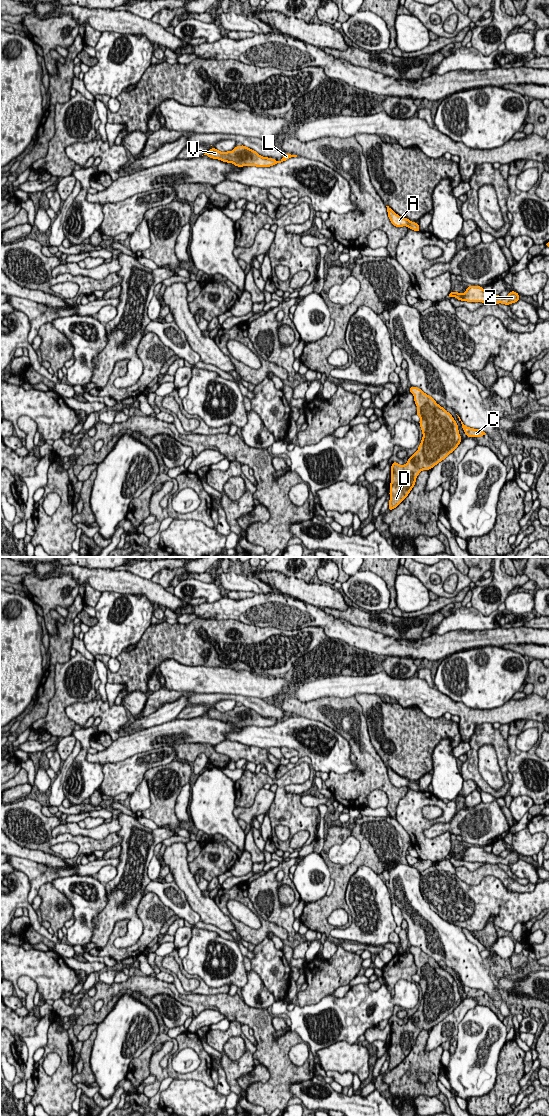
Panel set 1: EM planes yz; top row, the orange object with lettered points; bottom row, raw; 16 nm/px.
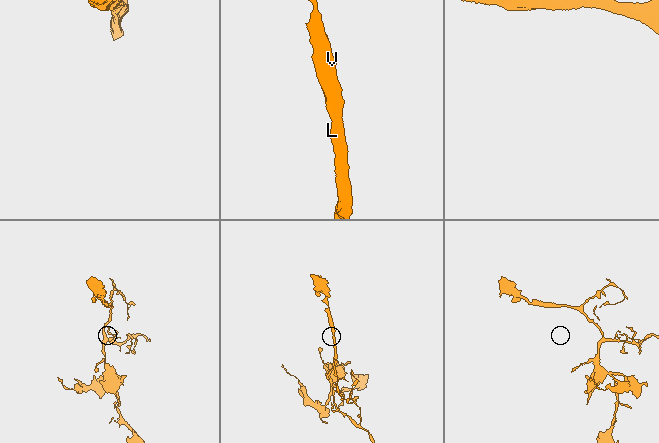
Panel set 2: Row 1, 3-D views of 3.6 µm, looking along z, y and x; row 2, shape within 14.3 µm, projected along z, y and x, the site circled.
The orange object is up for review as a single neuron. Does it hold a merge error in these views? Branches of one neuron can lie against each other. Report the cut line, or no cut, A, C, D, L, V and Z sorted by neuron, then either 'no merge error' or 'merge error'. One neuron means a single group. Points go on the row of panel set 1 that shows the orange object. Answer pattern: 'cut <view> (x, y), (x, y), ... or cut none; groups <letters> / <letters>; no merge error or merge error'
cut none; groups A C D L V Z; no merge error

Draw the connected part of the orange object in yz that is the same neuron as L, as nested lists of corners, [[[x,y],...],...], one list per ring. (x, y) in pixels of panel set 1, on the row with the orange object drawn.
[[[244,145],[236,146],[232,151],[227,152],[220,152],[216,148],[211,148],[204,155],[207,155],[209,158],[218,159],[227,163],[232,163],[237,167],[270,167],[277,163],[284,162],[291,157],[297,157],[297,155],[285,153],[280,161],[276,161],[273,158],[263,157],[253,149],[250,149]]]

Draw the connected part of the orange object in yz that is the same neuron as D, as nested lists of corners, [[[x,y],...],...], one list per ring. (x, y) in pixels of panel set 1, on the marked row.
[[[410,387],[420,417],[422,440],[418,450],[404,465],[393,462],[389,510],[396,508],[410,493],[416,478],[423,470],[430,470],[444,460],[461,443],[458,425],[452,415],[421,389]]]

